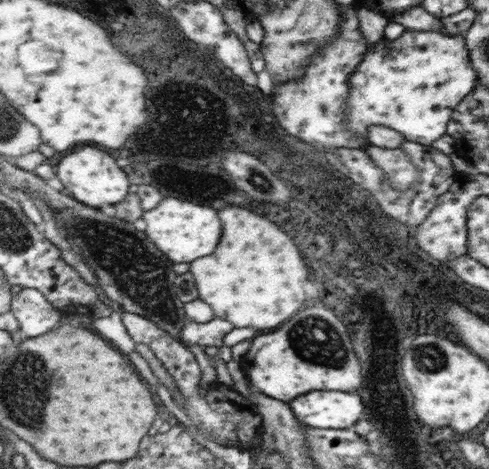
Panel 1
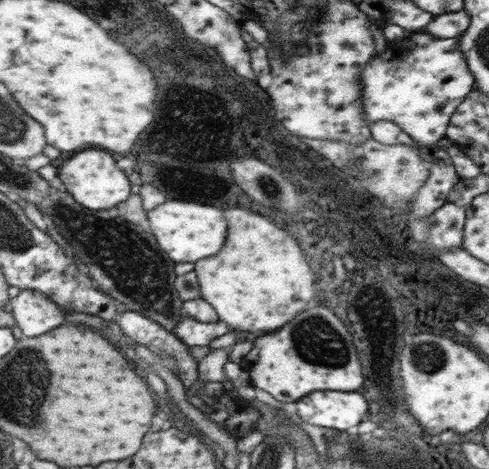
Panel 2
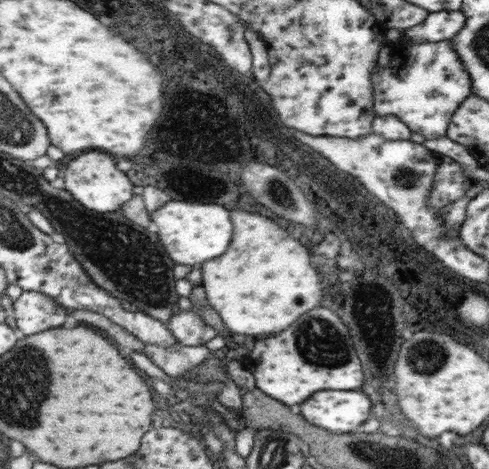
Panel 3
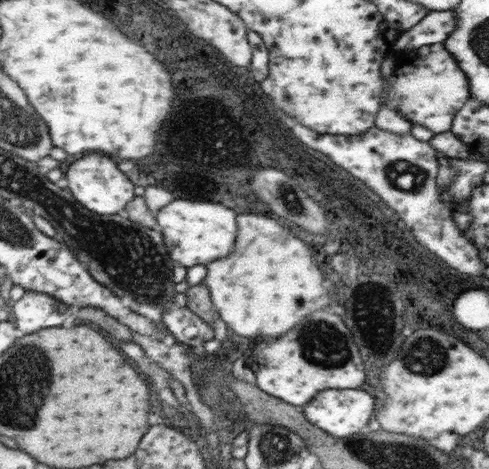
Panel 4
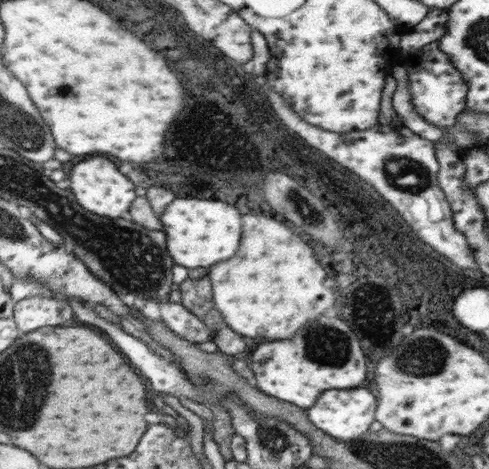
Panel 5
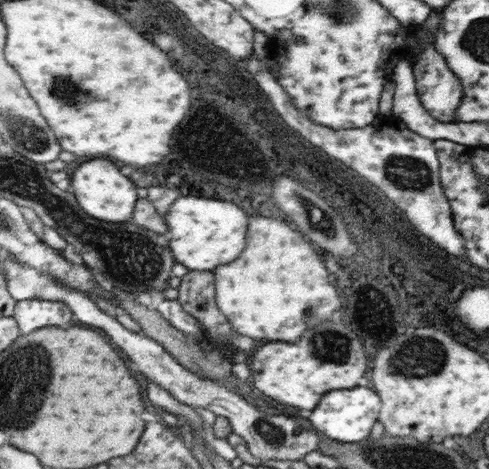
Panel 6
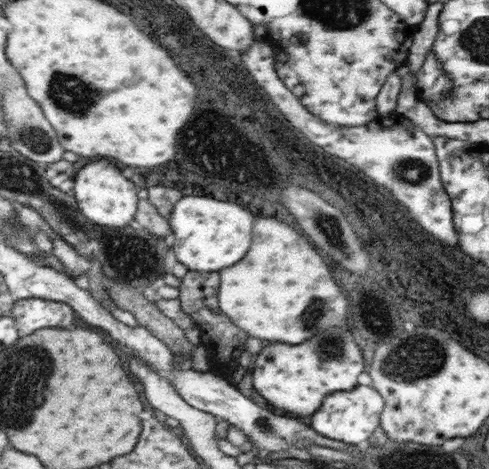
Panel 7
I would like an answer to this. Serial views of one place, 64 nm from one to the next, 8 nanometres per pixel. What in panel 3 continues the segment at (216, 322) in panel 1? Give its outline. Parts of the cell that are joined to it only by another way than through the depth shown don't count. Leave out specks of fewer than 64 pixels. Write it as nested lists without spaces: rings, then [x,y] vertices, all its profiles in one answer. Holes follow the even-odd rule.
[[[179,310],[177,314],[173,314],[167,320],[167,328],[171,330],[173,338],[183,346],[205,346],[207,340],[219,334],[197,312],[189,310]]]

